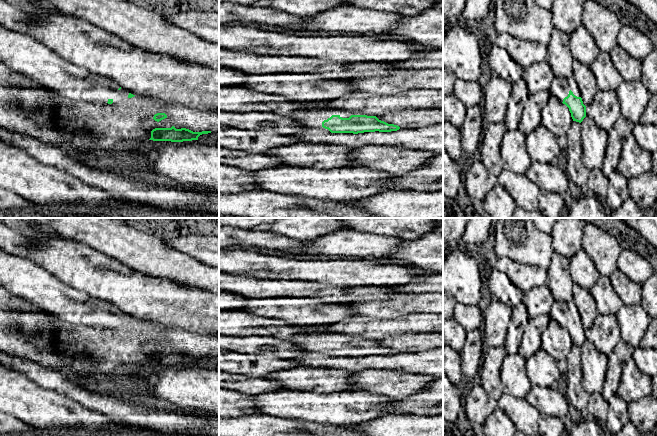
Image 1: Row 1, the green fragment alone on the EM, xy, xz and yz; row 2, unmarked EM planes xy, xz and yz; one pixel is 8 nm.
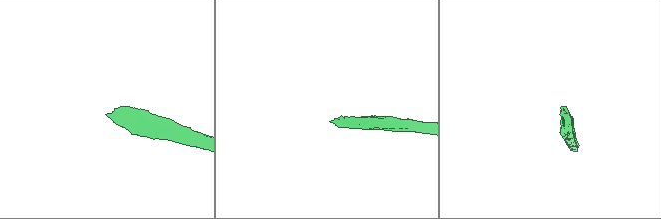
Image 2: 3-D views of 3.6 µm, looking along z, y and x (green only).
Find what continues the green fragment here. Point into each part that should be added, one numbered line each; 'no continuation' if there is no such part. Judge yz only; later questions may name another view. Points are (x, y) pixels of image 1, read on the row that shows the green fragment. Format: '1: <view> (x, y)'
1: yz (560, 87)

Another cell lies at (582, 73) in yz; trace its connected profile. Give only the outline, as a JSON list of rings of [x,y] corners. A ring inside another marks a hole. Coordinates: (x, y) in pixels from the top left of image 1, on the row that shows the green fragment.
[[[574,60],[573,77],[579,87],[583,104],[585,106],[589,105],[598,91],[597,83],[590,67]]]

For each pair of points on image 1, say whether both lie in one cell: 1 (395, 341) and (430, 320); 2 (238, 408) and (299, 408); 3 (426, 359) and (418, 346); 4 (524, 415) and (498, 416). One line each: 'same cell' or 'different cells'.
1: different cells
2: different cells
3: different cells
4: different cells

